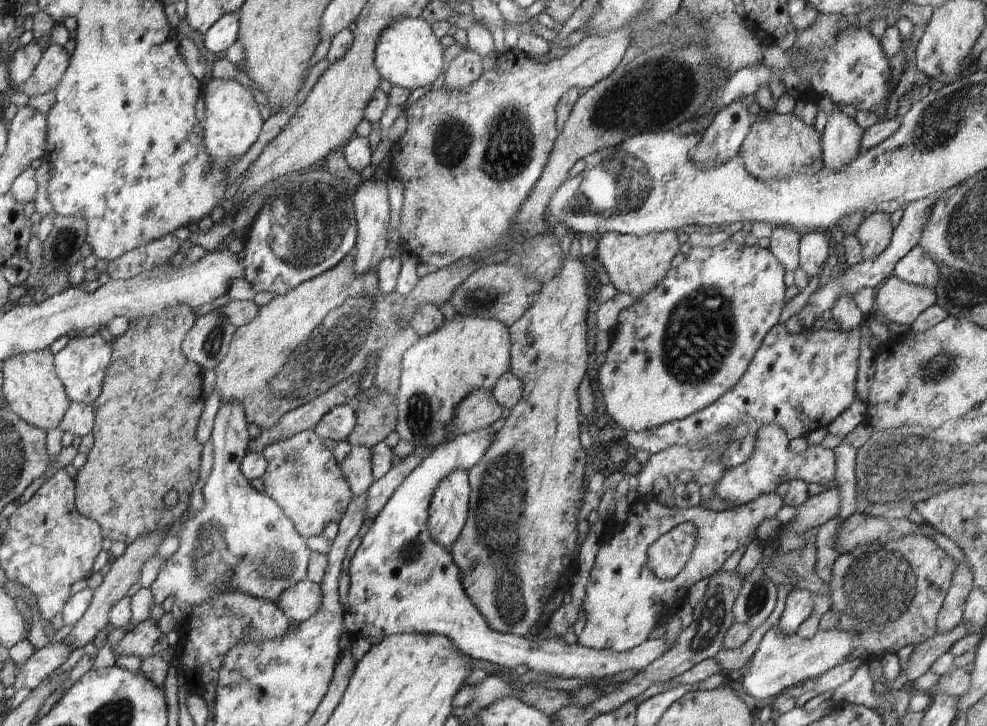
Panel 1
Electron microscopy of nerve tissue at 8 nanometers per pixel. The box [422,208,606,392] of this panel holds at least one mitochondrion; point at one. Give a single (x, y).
(482, 301)

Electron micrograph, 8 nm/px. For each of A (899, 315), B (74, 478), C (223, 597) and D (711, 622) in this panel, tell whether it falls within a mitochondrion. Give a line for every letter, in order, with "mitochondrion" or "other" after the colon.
A: other
B: other
C: mitochondrion
D: mitochondrion

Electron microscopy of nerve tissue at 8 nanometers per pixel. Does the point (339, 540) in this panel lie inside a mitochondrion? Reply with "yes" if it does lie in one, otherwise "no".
no

